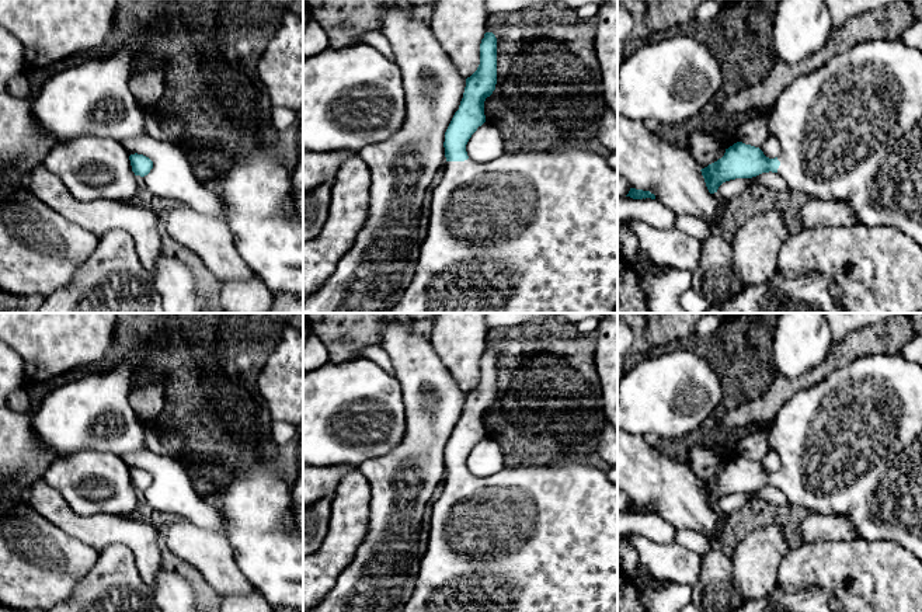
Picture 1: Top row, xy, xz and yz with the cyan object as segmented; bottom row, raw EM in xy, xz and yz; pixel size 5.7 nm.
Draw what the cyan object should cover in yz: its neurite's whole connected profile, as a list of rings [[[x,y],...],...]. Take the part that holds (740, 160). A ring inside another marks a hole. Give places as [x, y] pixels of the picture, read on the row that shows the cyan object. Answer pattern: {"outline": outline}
{"outline": [[[871,39],[855,45],[820,69],[797,77],[775,101],[770,108],[769,119],[770,136],[780,143],[780,154],[769,159],[759,147],[737,142],[728,149],[721,159],[702,168],[706,187],[710,194],[717,192],[719,187],[735,178],[752,178],[762,173],[777,173],[786,182],[787,191],[793,194],[806,194],[820,201],[846,202],[856,215],[856,223],[864,226],[891,226],[901,233],[914,239],[922,247],[922,53],[916,49],[907,48],[900,39]]]}

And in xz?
{"outline": [[[486,32],[480,44],[480,65],[466,79],[459,109],[445,132],[446,163],[439,184],[431,189],[428,230],[421,241],[415,275],[389,313],[617,313],[617,170],[608,164],[605,156],[581,147],[502,154],[487,163],[470,160],[466,145],[477,128],[486,122],[484,101],[493,94],[495,84],[497,38],[493,32]]]}

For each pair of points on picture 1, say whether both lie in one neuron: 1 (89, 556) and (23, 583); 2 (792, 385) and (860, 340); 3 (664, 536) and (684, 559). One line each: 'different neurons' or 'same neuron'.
1: same neuron
2: same neuron
3: different neurons

